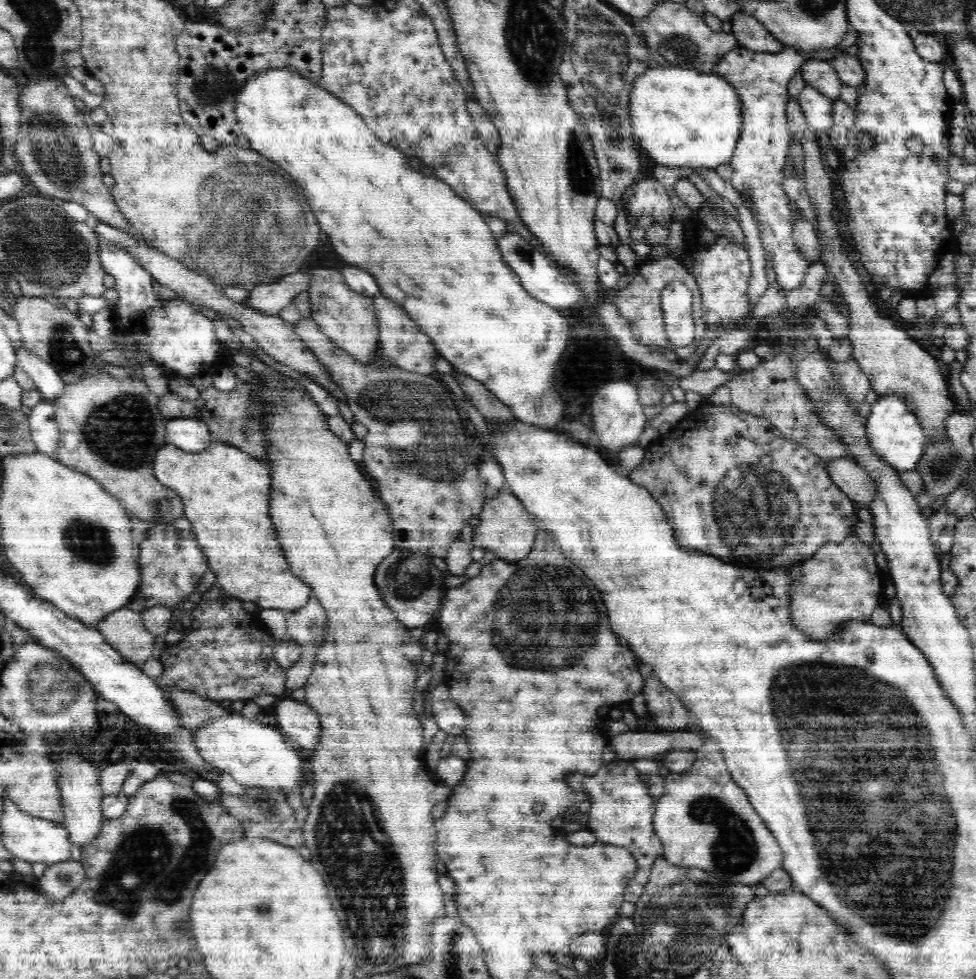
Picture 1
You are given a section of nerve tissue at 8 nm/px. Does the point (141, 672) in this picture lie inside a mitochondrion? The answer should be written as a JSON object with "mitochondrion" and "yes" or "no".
{"mitochondrion":"no"}

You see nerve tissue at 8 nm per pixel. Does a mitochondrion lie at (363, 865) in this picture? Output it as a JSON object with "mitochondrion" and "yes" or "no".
{"mitochondrion":"yes"}

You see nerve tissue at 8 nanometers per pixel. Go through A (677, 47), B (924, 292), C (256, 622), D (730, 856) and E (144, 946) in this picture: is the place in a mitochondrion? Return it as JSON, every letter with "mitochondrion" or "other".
{"A":"mitochondrion","B":"other","C":"other","D":"mitochondrion","E":"other"}

